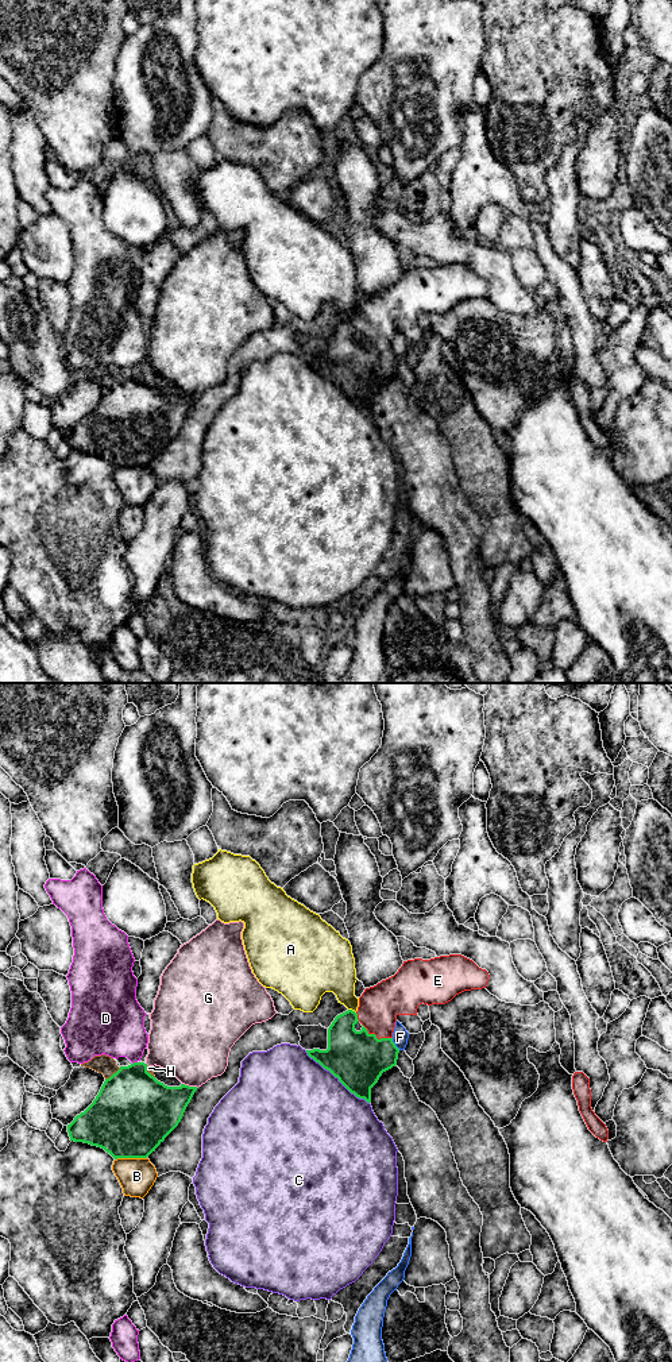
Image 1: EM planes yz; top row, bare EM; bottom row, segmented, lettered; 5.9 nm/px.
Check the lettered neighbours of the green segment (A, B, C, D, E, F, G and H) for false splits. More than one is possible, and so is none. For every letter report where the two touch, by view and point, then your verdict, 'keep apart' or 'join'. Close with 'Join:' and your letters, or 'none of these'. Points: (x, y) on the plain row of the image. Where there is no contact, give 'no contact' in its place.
A: contact yz (351, 319); keep apart
B: contact yz (130, 466); keep apart
C: contact yz (336, 385); keep apart
D: contact yz (134, 371); keep apart
E: contact yz (375, 346); join
F: contact yz (394, 352); keep apart
G: contact yz (190, 396); keep apart
H: contact yz (114, 382); keep apart
Join: E

